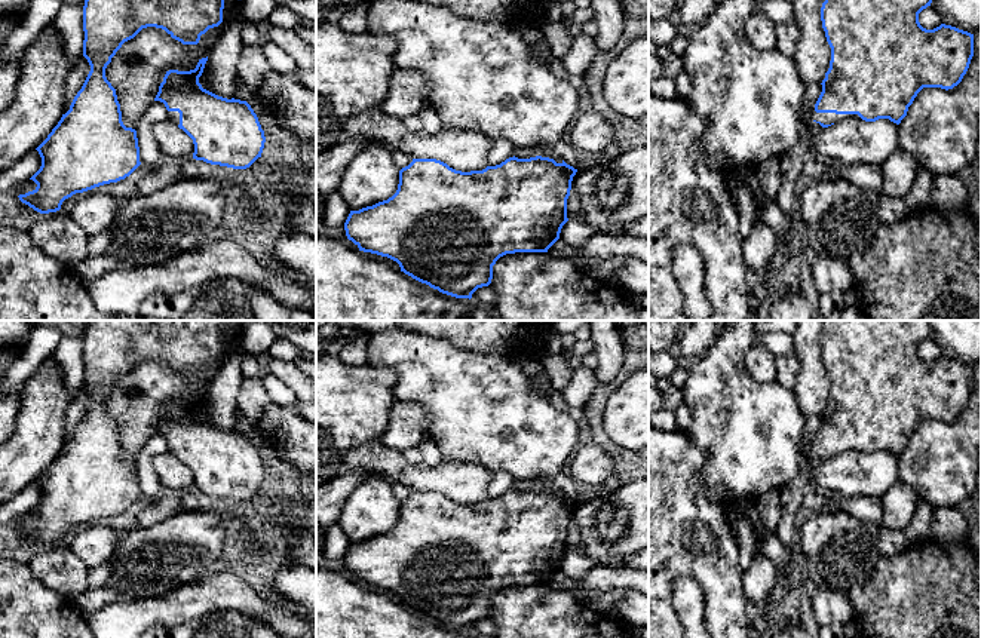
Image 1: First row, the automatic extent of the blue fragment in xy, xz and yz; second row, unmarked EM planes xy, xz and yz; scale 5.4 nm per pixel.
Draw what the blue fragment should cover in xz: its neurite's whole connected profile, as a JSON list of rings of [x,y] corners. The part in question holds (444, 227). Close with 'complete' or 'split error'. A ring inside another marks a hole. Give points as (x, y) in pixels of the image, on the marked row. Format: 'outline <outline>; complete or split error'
outline [[[509,157],[500,165],[487,166],[482,171],[462,172],[450,168],[447,163],[436,159],[413,159],[413,162],[399,171],[399,184],[396,193],[387,200],[378,202],[373,206],[362,208],[359,211],[350,211],[344,230],[349,240],[352,240],[359,251],[377,254],[396,261],[401,272],[411,276],[413,279],[438,289],[442,294],[456,298],[472,298],[472,294],[482,286],[488,286],[493,279],[493,266],[496,261],[506,255],[515,252],[548,252],[548,249],[560,239],[562,226],[568,221],[567,218],[567,199],[571,190],[571,181],[577,169],[567,165],[564,160],[557,163],[549,157],[530,157],[518,159]]]; complete

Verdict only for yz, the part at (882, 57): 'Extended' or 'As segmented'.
Extended

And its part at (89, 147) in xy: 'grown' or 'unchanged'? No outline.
unchanged

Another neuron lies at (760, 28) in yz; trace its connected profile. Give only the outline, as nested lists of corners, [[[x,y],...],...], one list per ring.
[[[752,12],[747,19],[747,36],[758,50],[776,47],[776,24],[766,15]]]

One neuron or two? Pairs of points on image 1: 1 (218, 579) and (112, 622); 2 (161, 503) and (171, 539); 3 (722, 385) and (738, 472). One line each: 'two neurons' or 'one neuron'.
1: one neuron
2: two neurons
3: one neuron

